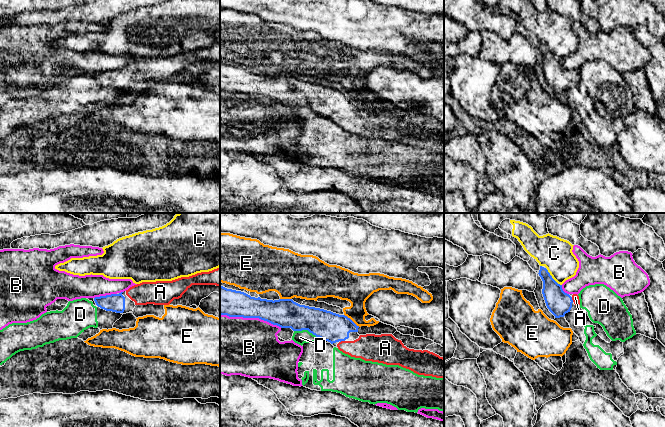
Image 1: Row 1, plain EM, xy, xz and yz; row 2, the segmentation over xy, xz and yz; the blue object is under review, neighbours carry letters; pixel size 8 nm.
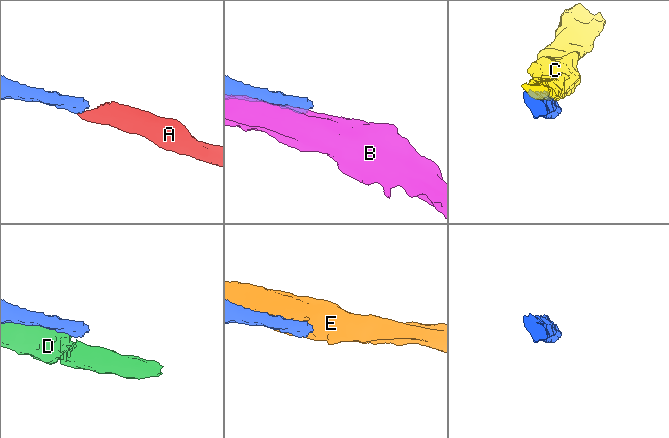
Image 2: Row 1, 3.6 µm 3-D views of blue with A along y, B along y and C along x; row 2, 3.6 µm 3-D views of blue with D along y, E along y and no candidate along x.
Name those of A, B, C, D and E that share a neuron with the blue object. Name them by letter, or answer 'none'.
A

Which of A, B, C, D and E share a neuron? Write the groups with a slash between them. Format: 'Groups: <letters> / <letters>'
Groups: A / B / C / D / E

